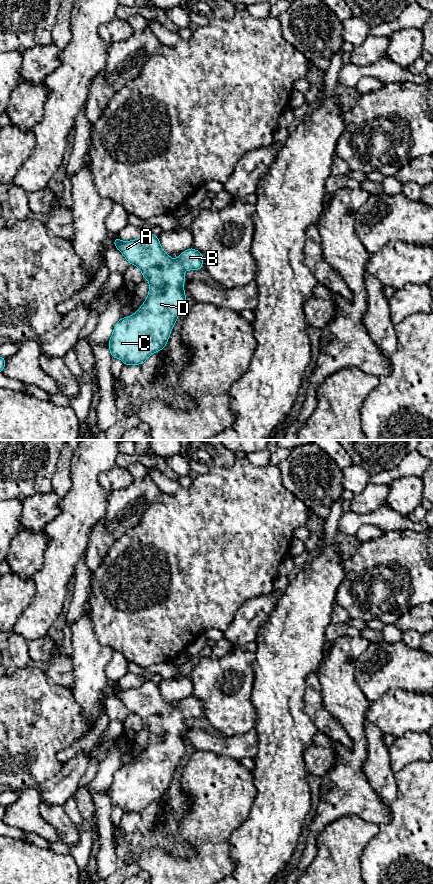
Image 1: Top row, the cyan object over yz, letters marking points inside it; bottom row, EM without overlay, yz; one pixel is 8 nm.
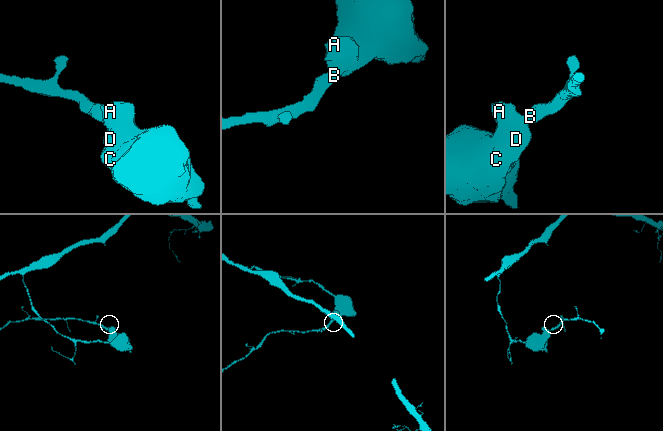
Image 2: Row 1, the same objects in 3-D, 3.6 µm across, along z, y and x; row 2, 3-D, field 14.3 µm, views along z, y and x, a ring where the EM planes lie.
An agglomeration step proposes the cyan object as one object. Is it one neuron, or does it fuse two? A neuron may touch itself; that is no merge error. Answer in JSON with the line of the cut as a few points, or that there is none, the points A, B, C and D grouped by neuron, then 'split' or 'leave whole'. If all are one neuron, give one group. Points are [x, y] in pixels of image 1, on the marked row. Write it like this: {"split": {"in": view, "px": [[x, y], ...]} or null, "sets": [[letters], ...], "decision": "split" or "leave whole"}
{"split": null, "sets": [["A", "B", "C", "D"]], "decision": "leave whole"}

